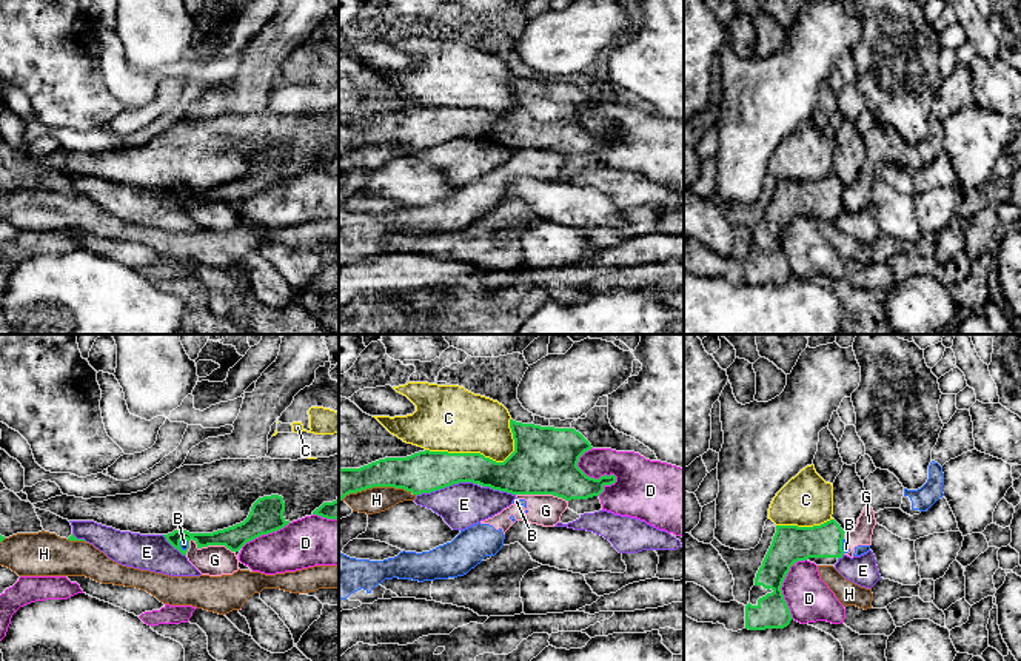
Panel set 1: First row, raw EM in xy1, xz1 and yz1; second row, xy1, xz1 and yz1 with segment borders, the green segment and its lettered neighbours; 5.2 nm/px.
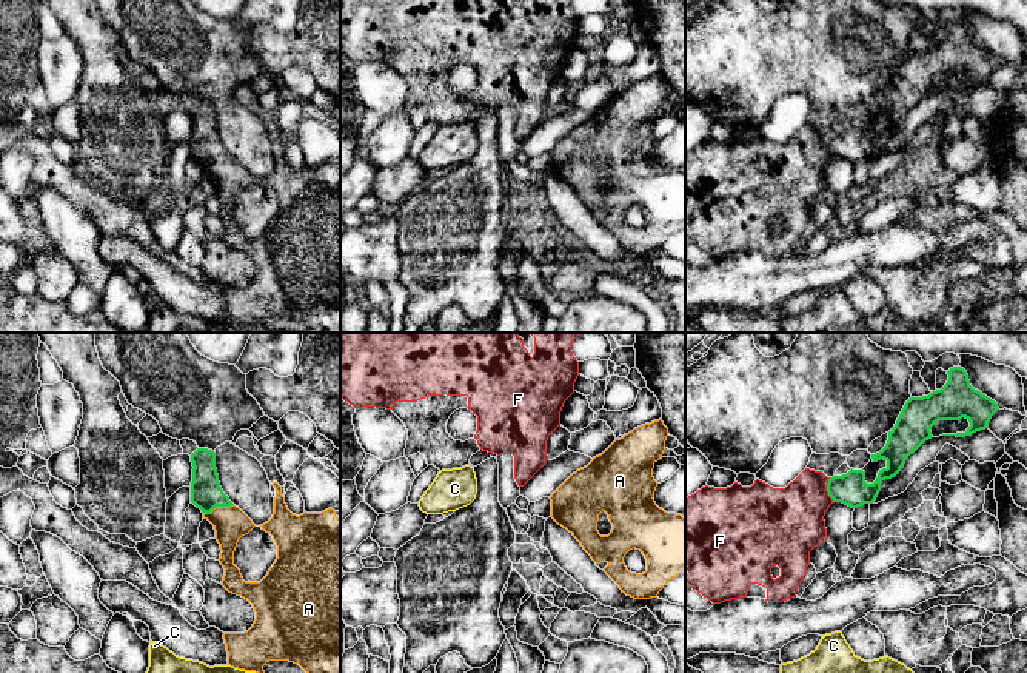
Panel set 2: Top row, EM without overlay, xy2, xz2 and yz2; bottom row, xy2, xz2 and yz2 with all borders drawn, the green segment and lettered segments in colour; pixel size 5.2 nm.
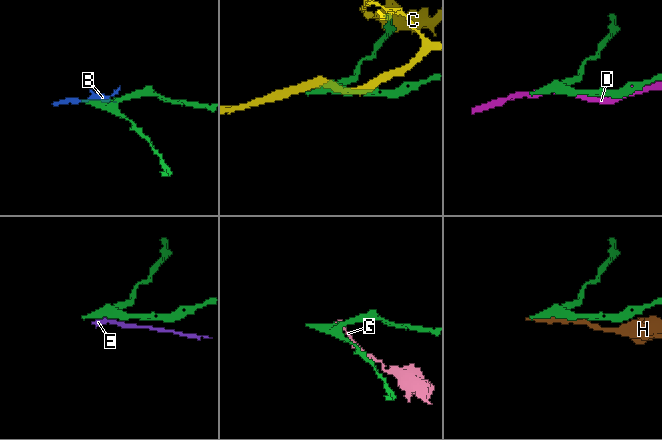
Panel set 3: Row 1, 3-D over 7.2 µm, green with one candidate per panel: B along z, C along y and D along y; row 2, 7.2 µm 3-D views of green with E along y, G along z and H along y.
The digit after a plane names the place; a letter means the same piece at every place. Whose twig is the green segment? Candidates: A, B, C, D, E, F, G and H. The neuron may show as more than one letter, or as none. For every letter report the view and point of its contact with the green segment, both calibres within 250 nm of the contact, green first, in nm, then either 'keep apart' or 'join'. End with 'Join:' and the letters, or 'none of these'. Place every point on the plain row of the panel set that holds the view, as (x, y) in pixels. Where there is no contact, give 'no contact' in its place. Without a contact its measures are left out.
A: xy2 (217, 160) | 160/180 nm | join
B: xy1 (179, 199) | 90/50 nm | keep apart
C: xz1 (485, 113) | 280/340 nm | keep apart
D: xz1 (599, 133) | 260/320 nm | keep apart
E: xz1 (445, 140) | 220/240 nm | keep apart
F: yz2 (827, 145) | 170/360 nm | keep apart
G: xy1 (204, 201) | 120/160 nm | keep apart
H: xz1 (378, 140) | 220/140 nm | keep apart
Join: A

